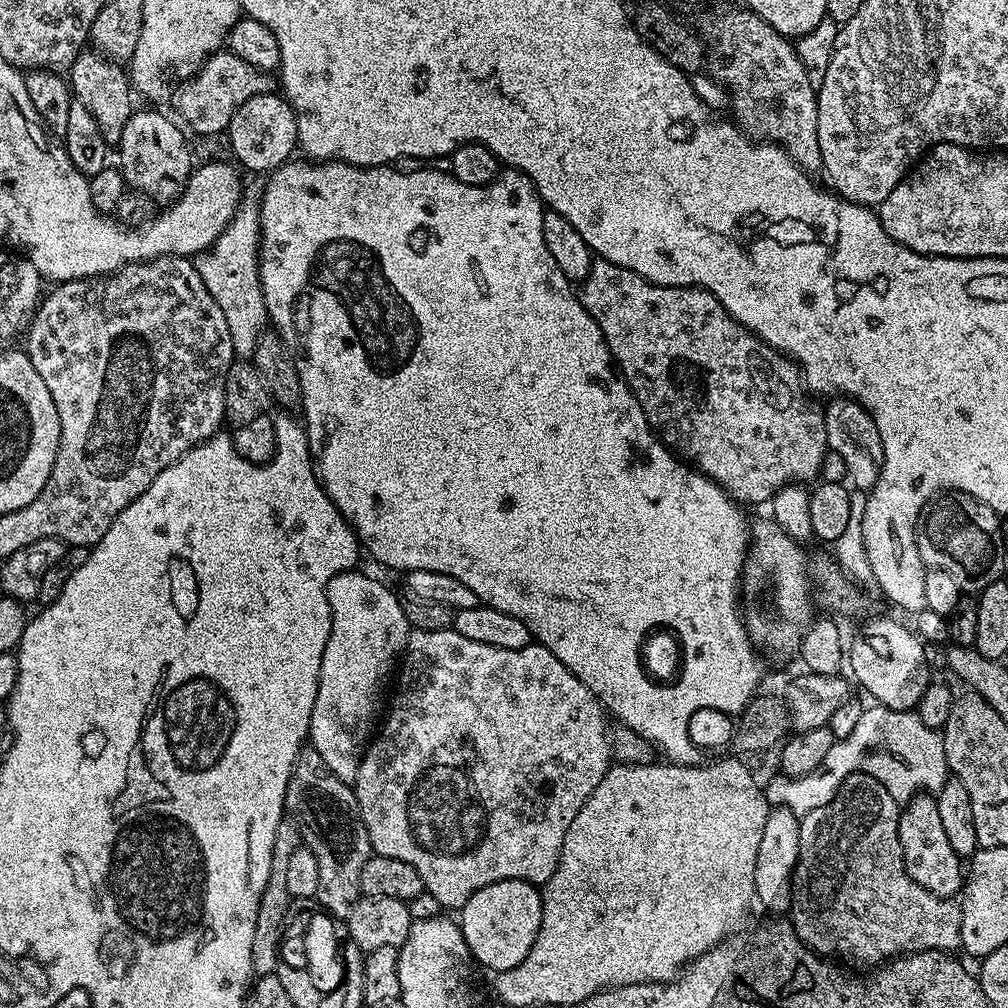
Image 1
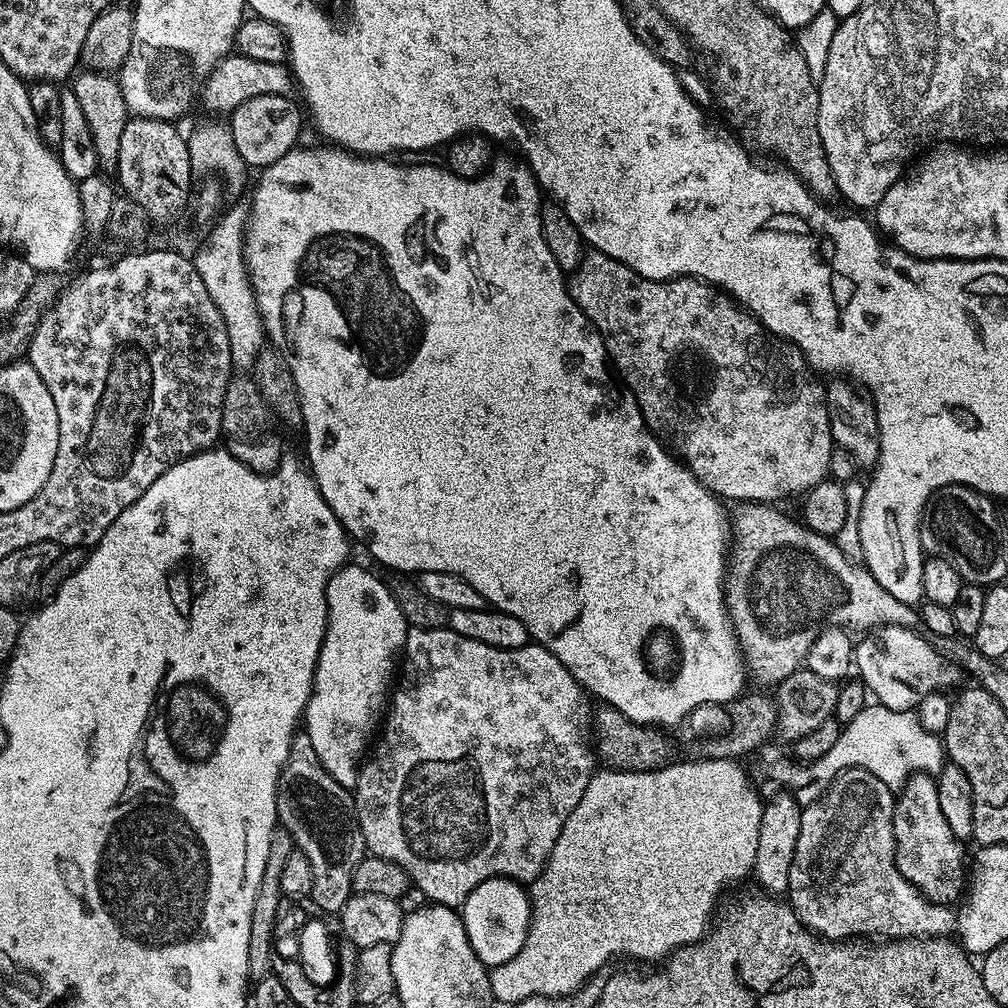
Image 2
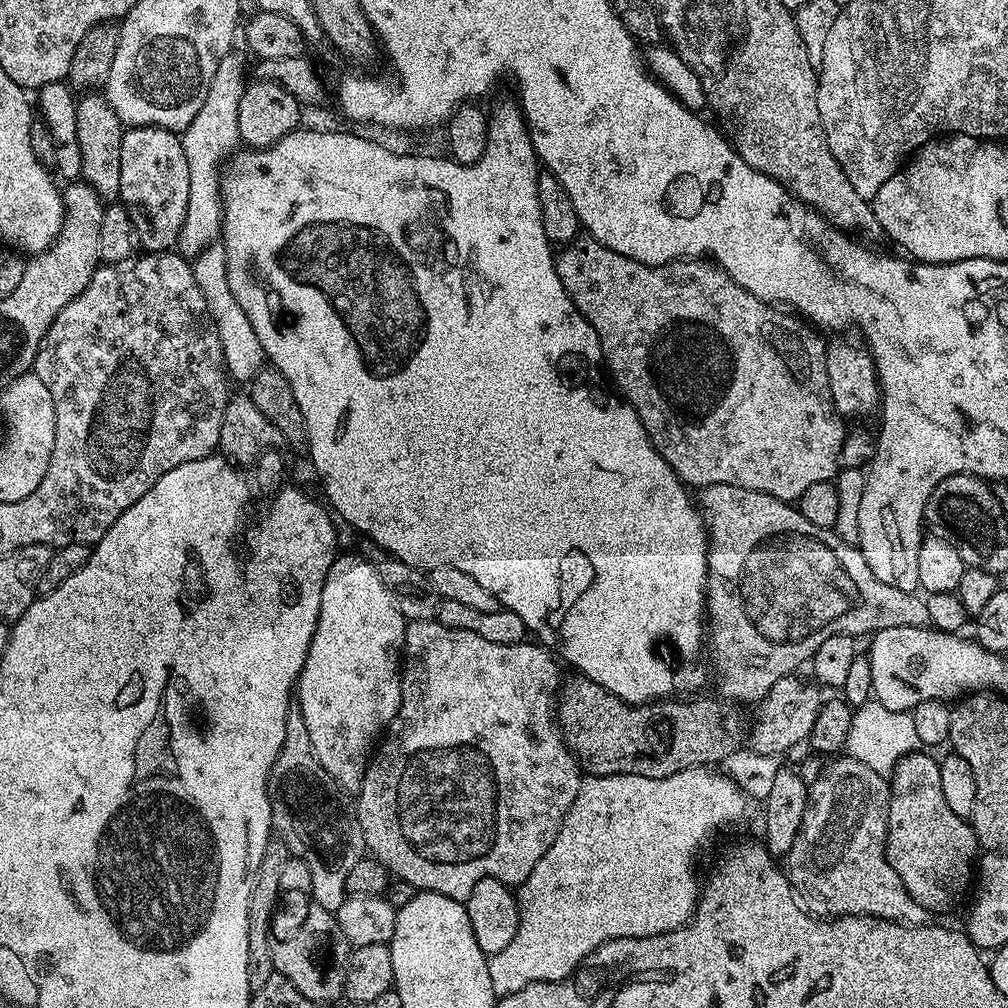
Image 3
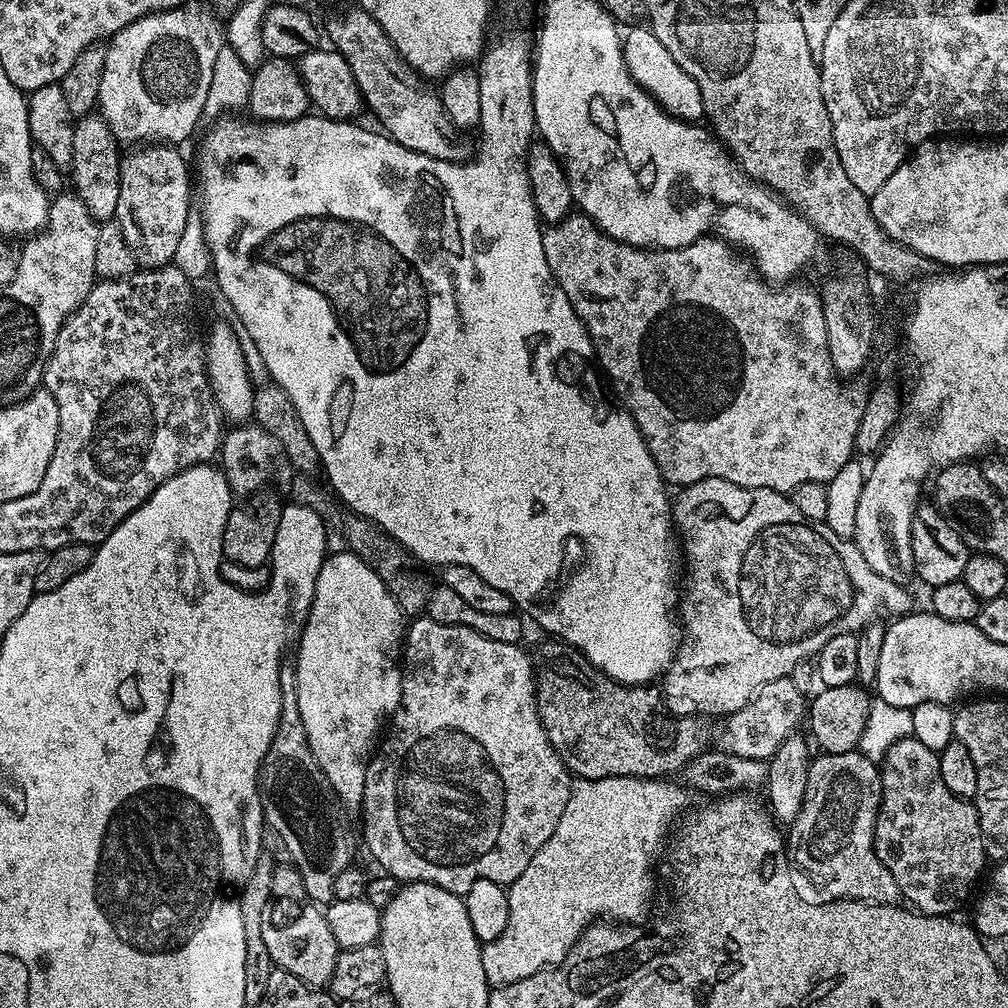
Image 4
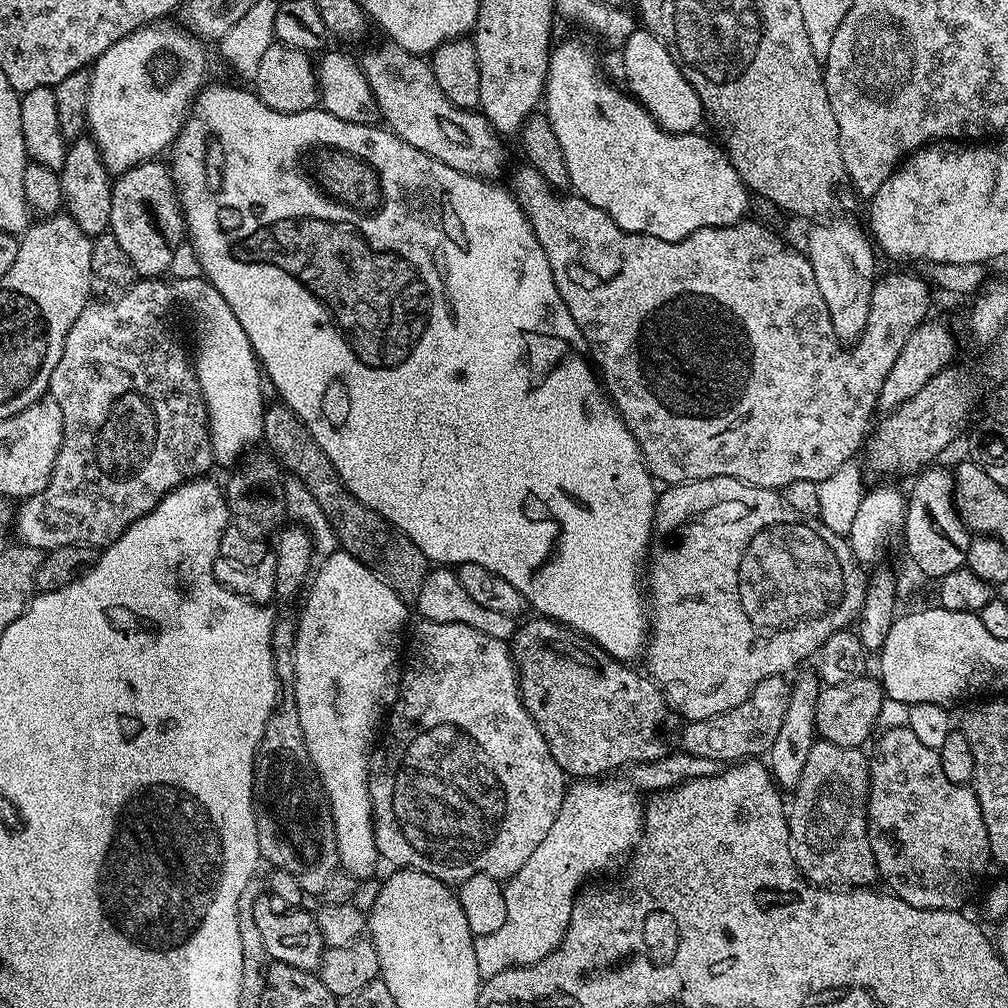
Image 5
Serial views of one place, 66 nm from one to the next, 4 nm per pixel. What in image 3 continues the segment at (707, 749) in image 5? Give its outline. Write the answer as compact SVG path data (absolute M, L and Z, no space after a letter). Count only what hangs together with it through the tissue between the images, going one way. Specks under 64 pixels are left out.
M793 674L786 678L778 678L774 686L759 701L760 713L756 721L751 721L750 731L747 733L747 743L758 754L779 757L787 753L796 744L803 745L811 737L814 730L814 718L818 718L818 710L822 703L821 689L815 683L807 684L799 680L799 675Z

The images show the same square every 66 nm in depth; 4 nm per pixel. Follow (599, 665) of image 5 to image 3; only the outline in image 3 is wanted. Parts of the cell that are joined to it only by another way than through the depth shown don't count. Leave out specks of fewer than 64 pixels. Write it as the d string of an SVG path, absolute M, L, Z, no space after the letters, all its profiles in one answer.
M572 674L572 677L563 681L562 687L558 692L558 703L554 709L556 723L559 727L561 737L564 744L576 757L581 769L589 776L609 776L610 774L634 774L642 778L666 778L670 774L678 774L687 768L698 768L701 766L716 766L724 761L731 752L741 747L746 740L746 720L739 716L738 713L732 712L728 716L728 720L724 717L725 705L719 699L716 700L692 700L689 704L668 704L672 702L653 702L650 704L627 704L622 698L618 698L614 694L610 694L610 690L606 690L602 686L598 686L598 682L594 682L590 678L579 674Z

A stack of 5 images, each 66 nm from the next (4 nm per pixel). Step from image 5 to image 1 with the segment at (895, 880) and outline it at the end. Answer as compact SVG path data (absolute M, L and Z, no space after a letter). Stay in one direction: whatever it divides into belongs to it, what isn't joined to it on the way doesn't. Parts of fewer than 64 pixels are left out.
M920 794L903 805L898 822L898 838L902 842L904 868L930 894L952 898L964 887L965 869L960 869L962 857L950 846L946 830L942 830L942 818L938 814L935 795Z

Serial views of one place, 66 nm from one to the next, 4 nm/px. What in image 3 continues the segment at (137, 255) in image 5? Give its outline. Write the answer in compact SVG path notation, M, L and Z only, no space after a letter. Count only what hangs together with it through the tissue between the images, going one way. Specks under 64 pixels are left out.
M128 128L122 138L122 182L118 200L128 209L135 243L139 247L141 244L145 253L167 252L177 247L188 197L189 167L181 137L168 128Z

